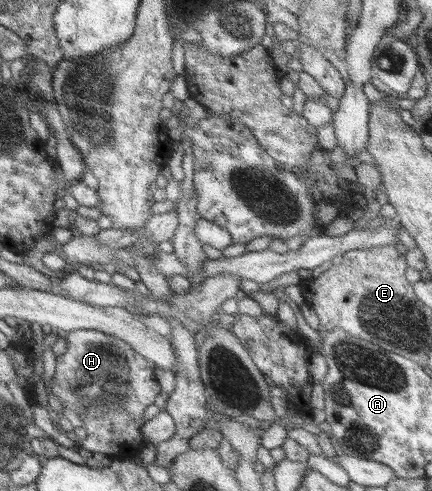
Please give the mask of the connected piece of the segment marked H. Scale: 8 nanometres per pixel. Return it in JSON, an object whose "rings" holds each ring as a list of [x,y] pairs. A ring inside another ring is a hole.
{"rings":[[[74,330],[67,337],[67,348],[64,354],[57,356],[56,372],[52,378],[52,391],[60,400],[64,408],[79,410],[83,416],[82,439],[79,447],[91,453],[102,453],[109,458],[131,461],[145,444],[140,435],[140,428],[146,422],[143,418],[144,410],[155,404],[155,398],[161,393],[154,375],[154,363],[140,356],[123,340],[97,330]],[[81,390],[85,395],[78,399],[73,392]]]}

